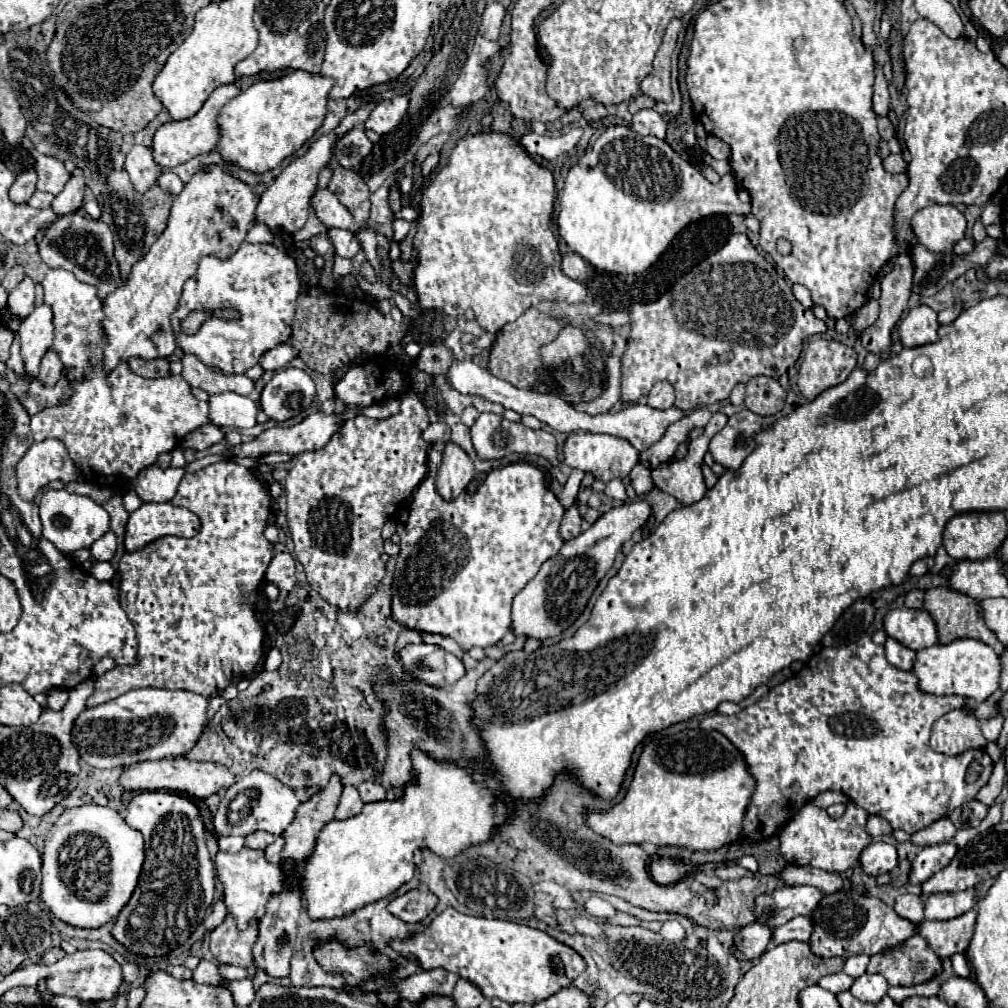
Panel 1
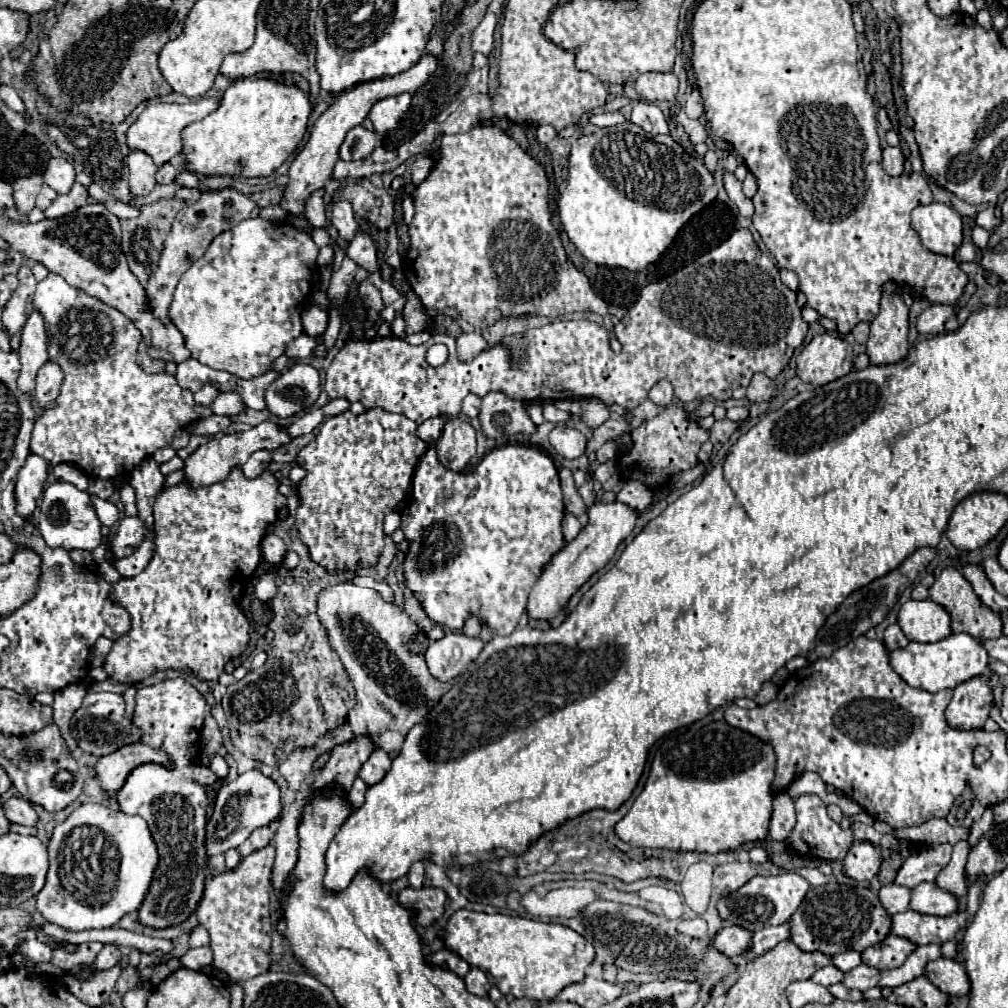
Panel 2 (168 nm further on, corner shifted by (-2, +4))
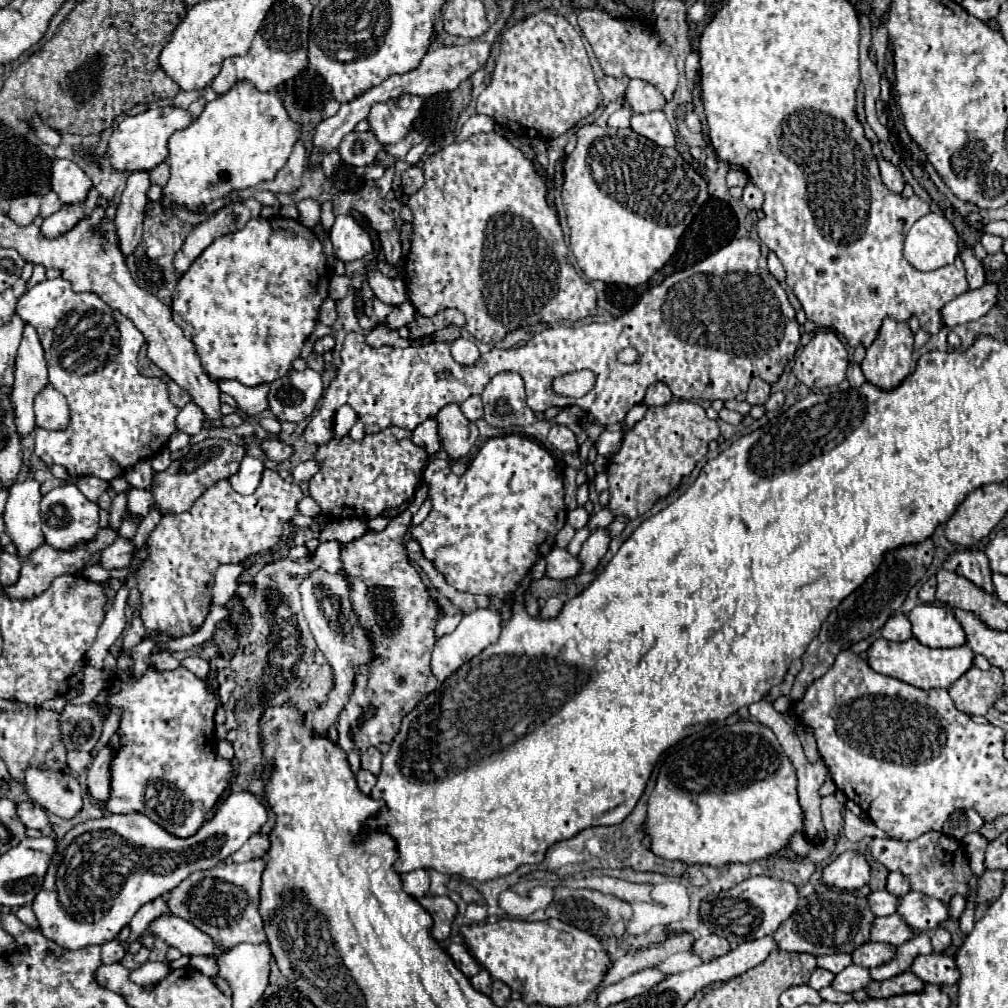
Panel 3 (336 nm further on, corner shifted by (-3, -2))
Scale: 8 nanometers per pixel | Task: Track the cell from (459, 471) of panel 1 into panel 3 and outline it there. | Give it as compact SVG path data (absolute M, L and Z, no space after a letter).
M449 404L435 418L439 422L441 446L449 454L449 458L459 460L467 456L479 436L475 422L467 420L457 404Z

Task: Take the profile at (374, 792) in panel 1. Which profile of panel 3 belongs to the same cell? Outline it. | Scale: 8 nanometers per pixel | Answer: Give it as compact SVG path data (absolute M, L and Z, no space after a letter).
M369 748L369 750L363 754L361 768L363 768L363 770L369 770L369 772L375 774L375 776L379 776L379 772L381 772L381 760L383 760L383 754L381 754L377 748Z

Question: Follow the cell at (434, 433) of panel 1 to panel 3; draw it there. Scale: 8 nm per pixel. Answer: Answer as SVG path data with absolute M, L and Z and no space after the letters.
M425 420L423 424L419 424L419 428L413 430L413 442L421 448L425 448L429 454L439 452L441 444L439 444L439 436L437 436L437 420Z

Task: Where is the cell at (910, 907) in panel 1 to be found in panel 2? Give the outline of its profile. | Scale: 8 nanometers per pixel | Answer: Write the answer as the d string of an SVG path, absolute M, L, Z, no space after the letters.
M898 884L882 886L878 892L878 900L882 902L882 906L888 914L904 912L904 910L908 910L908 904L910 904L910 888L904 888Z

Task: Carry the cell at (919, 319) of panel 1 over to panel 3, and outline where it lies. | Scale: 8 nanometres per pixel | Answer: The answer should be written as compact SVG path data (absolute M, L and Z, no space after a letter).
M985 284L979 290L969 290L963 296L957 296L949 304L941 308L941 322L947 328L953 328L957 324L967 324L971 320L979 320L985 316L991 306L997 302L997 286Z

